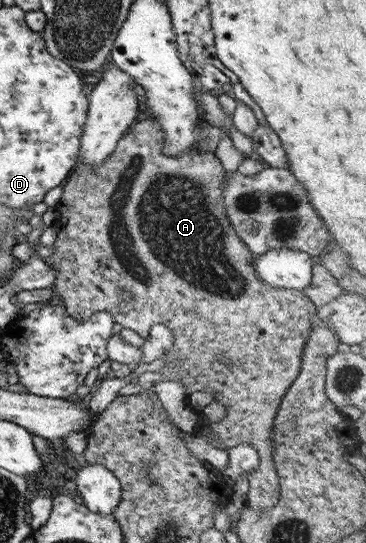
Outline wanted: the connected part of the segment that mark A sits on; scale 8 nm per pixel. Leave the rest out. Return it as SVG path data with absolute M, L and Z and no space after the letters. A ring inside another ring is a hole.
M149 118L137 122L133 128L128 129L117 141L113 152L97 166L75 165L68 177L61 183L62 193L55 209L59 212L57 223L57 236L52 244L53 255L51 255L51 268L55 270L55 279L52 288L56 294L57 302L64 307L67 315L76 320L85 320L95 312L106 312L111 314L113 322L124 328L136 332L143 340L148 337L148 332L153 325L165 325L174 336L174 345L170 350L161 356L163 366L159 373L169 382L181 382L186 386L186 394L195 390L204 390L215 393L213 401L219 401L225 407L225 414L221 420L205 424L211 429L214 436L219 438L220 444L215 448L227 450L239 443L249 443L257 451L259 462L248 477L248 490L245 504L253 511L268 511L278 501L279 476L276 474L274 462L270 455L269 429L272 426L276 415L278 404L289 388L289 385L296 379L301 368L301 355L309 329L315 324L315 306L307 299L302 291L271 288L265 281L257 278L253 270L253 255L247 246L237 238L231 223L224 211L222 194L224 191L224 178L229 172L225 171L214 153L201 151L200 149L187 149L175 156L167 156L162 153L162 128L157 121ZM118 290L131 292L131 303L121 303L118 299Z

